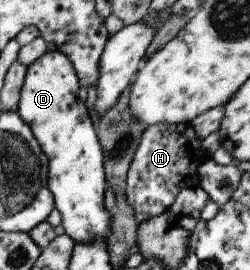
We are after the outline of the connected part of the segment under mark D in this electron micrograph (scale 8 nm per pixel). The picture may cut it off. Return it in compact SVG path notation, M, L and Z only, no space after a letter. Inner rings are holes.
M49 49L27 67L21 88L17 112L30 128L48 158L48 189L54 196L56 209L62 218L62 226L67 236L77 244L89 244L95 238L107 236L111 228L111 214L105 208L105 188L108 187L104 175L105 157L85 101L79 97L80 80L71 60L63 52Z

